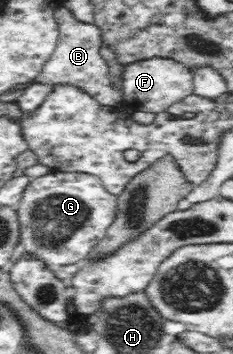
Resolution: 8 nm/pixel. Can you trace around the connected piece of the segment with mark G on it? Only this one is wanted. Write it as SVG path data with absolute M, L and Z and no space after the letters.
M52 172L32 178L22 191L16 209L20 258L32 258L45 269L54 265L82 264L105 236L118 211L117 196L106 191L93 175L76 172Z

